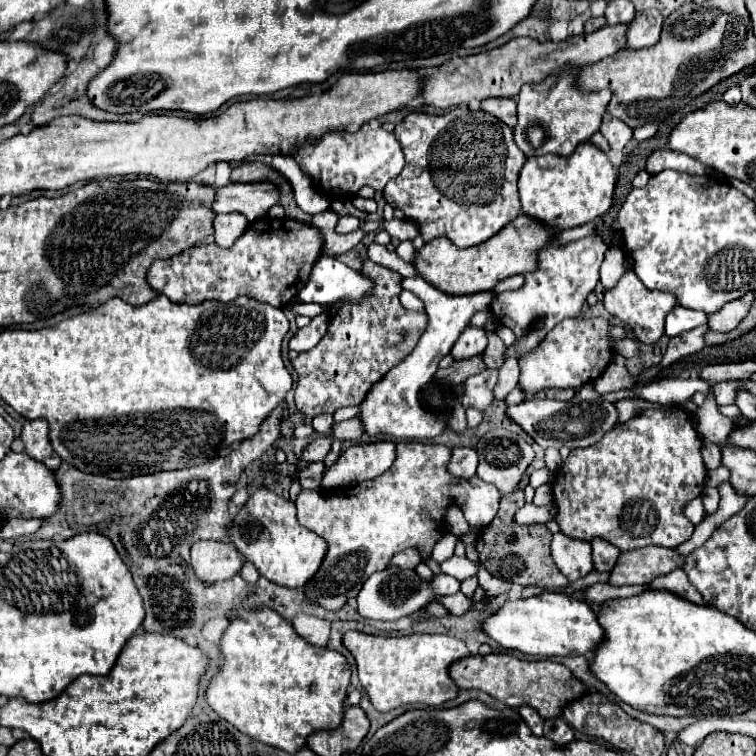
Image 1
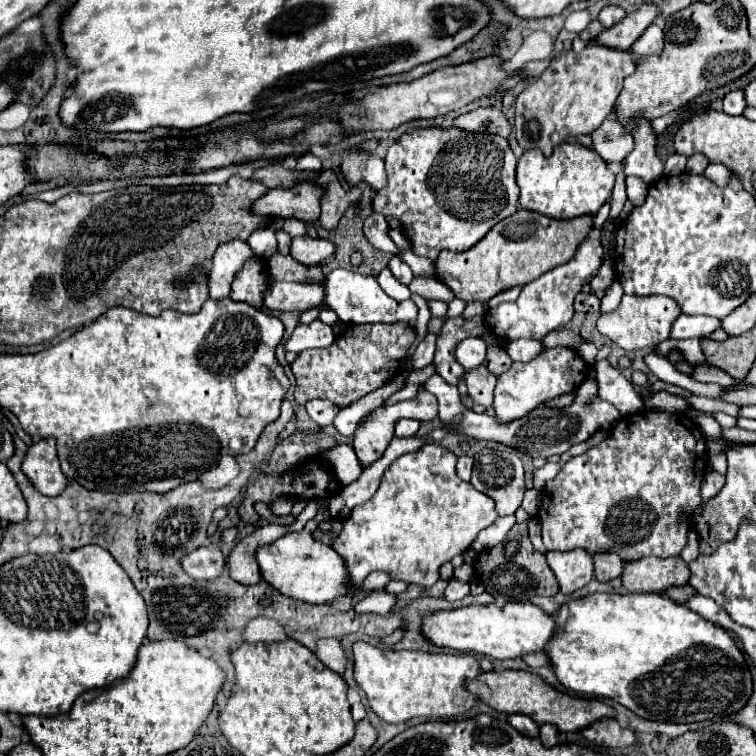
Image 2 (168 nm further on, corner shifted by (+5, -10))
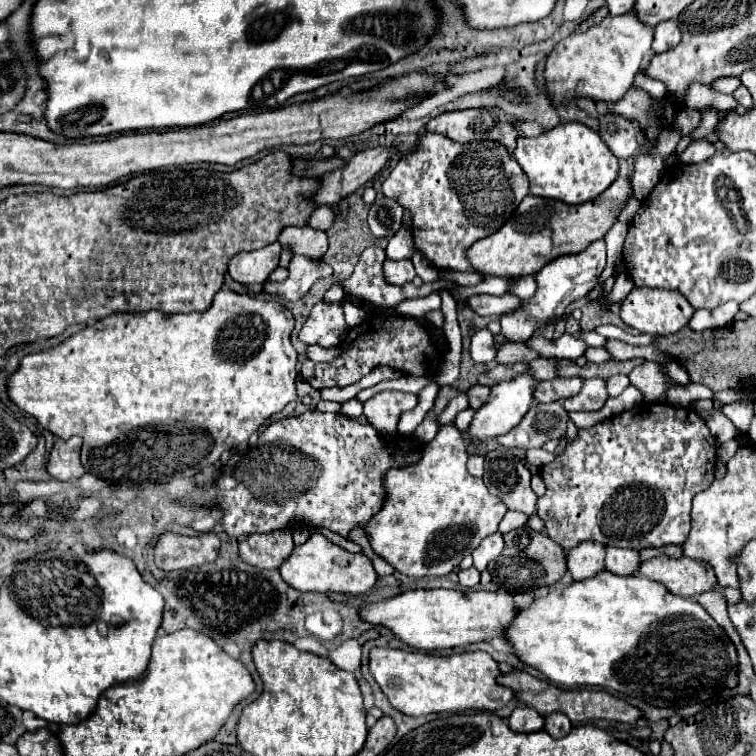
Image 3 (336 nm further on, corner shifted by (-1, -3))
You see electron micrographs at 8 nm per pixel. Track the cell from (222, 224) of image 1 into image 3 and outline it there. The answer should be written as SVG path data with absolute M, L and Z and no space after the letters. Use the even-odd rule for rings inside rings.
M275 242L269 248L253 250L253 252L241 252L229 262L229 274L233 280L241 284L265 284L267 276L277 268L279 264L279 252L281 244Z

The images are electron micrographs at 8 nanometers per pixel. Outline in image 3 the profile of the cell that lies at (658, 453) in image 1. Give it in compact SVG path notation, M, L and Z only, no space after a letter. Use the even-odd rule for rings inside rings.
M661 402L637 404L591 428L579 428L577 438L567 442L565 450L551 464L541 466L539 474L547 492L539 498L537 516L545 522L549 538L567 550L583 540L633 550L683 544L691 530L691 500L713 482L715 448L717 440L695 410Z

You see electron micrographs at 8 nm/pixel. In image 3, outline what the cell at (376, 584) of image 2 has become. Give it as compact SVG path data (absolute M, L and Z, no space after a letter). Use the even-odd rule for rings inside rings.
M311 534L301 546L295 546L289 560L279 568L283 580L301 592L341 592L341 594L365 594L375 582L377 574L371 560L361 554L351 554L341 546L335 546L323 534Z

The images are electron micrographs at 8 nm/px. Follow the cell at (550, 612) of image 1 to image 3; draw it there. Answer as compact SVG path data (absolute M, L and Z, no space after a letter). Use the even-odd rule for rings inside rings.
M407 590L393 598L367 604L359 610L359 616L365 622L381 624L389 628L401 642L415 646L417 650L437 650L453 648L471 642L479 642L493 636L503 636L517 608L509 592L483 592L483 590Z

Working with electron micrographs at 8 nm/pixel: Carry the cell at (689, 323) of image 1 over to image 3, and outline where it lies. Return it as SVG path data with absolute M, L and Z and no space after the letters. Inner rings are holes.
M727 302L715 310L697 310L689 322L691 330L707 330L707 328L721 328L735 320L739 312L739 302Z

